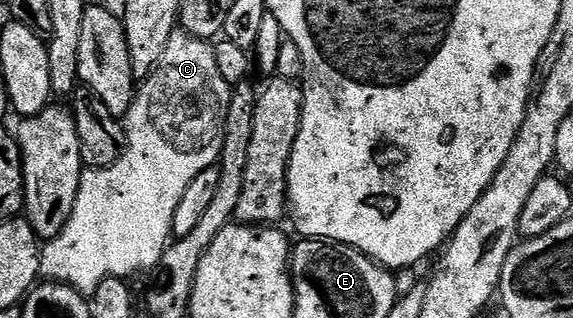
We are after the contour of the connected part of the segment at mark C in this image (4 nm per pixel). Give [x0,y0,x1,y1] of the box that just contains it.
[41,31,232,294]

